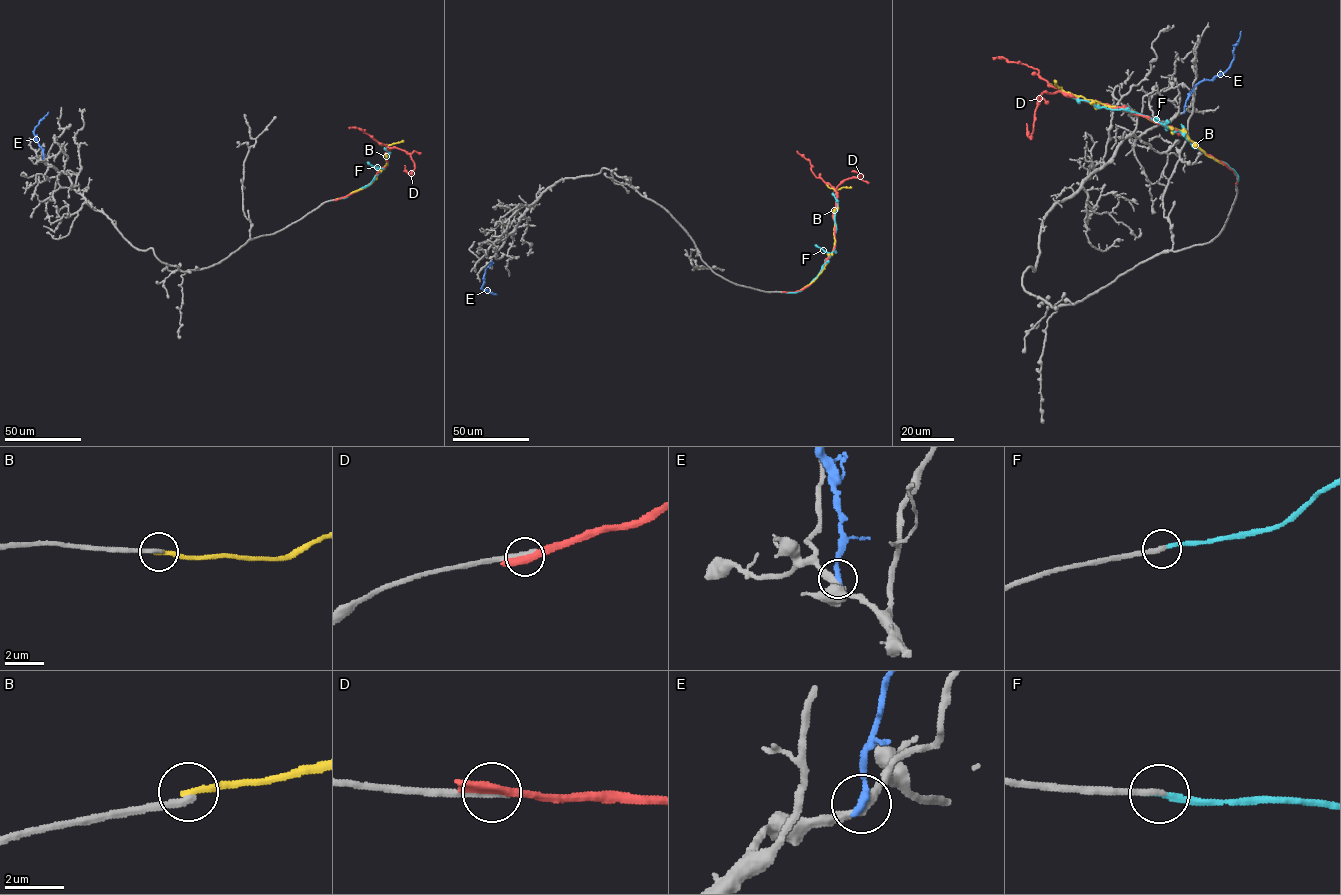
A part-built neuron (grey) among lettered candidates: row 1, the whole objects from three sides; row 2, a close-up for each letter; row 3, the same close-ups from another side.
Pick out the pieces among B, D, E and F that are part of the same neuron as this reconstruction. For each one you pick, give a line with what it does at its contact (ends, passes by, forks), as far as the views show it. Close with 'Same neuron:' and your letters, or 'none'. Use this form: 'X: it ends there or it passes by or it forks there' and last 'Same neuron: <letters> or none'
F: it ends there
Same neuron: F

